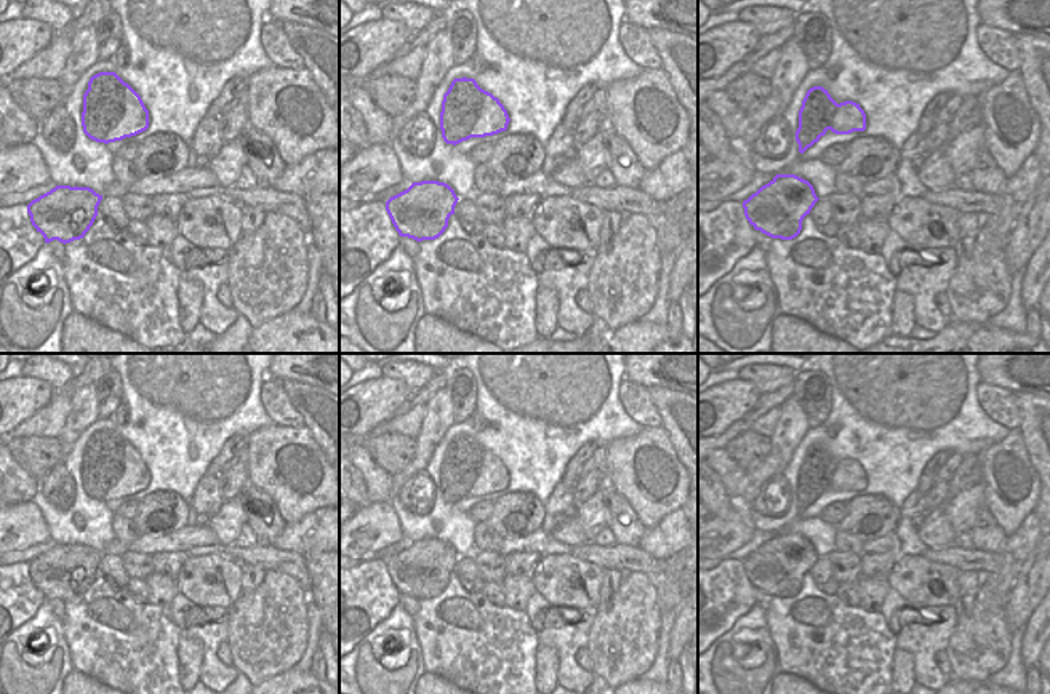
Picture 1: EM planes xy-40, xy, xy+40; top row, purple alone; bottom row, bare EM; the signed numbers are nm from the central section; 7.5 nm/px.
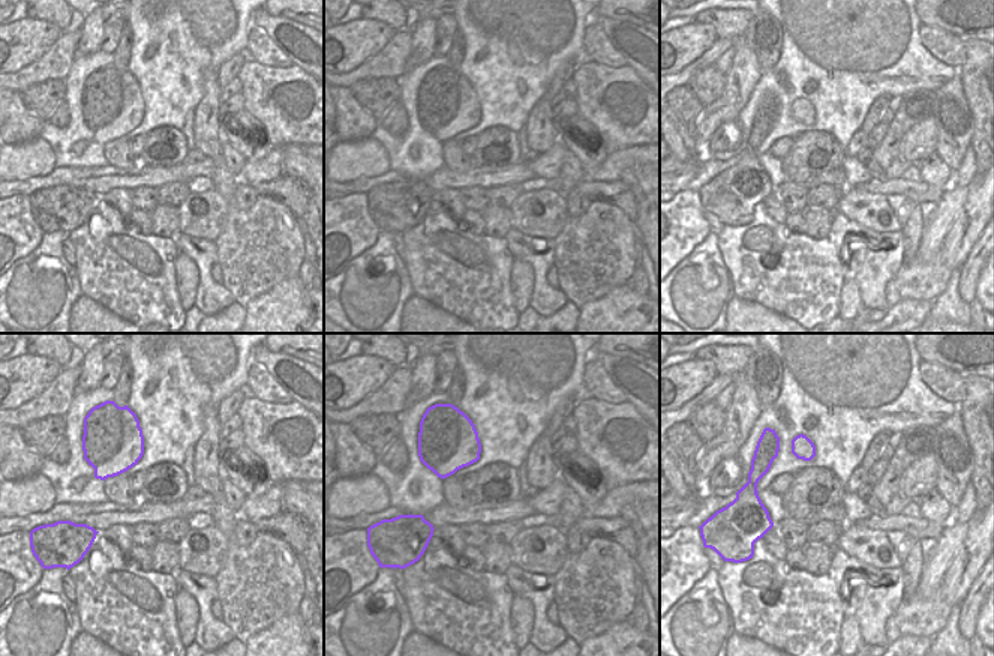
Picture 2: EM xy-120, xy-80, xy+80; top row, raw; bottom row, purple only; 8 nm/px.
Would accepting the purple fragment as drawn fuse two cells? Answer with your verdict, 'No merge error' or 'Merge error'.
Merge error

